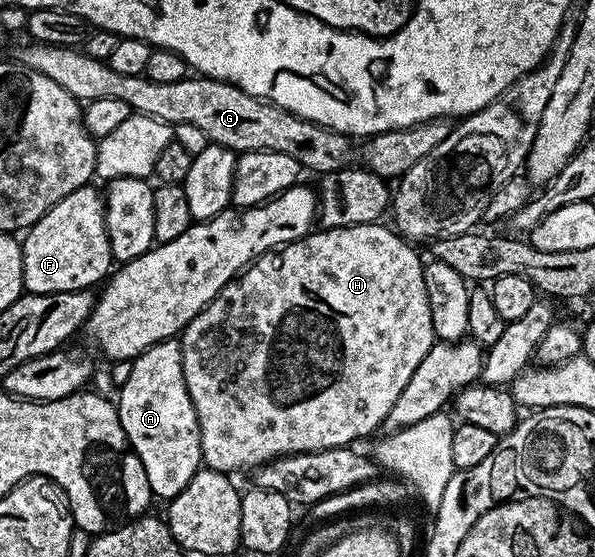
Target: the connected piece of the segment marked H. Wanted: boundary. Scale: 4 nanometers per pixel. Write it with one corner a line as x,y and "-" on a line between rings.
374,223
338,229
318,228
310,231
306,237
263,254
231,278
223,291
219,291
215,299
211,299
211,303
203,307
199,315
195,315
195,319
191,319
191,323
187,323
181,330
179,340
183,379
187,383
187,391
191,395
199,423
201,460
208,468
226,475
234,475
240,469
256,471
259,466
276,457
286,457
288,453
315,453
319,449
352,446
354,441
376,434
373,432
380,427
381,421
383,425
391,407
395,407
395,399
399,399
403,387
407,387
407,381
411,375
415,375
415,367
423,363
423,355
427,355
435,343
431,307
427,303
427,291
423,283
422,258
417,258
413,250
416,248
406,238
386,225

